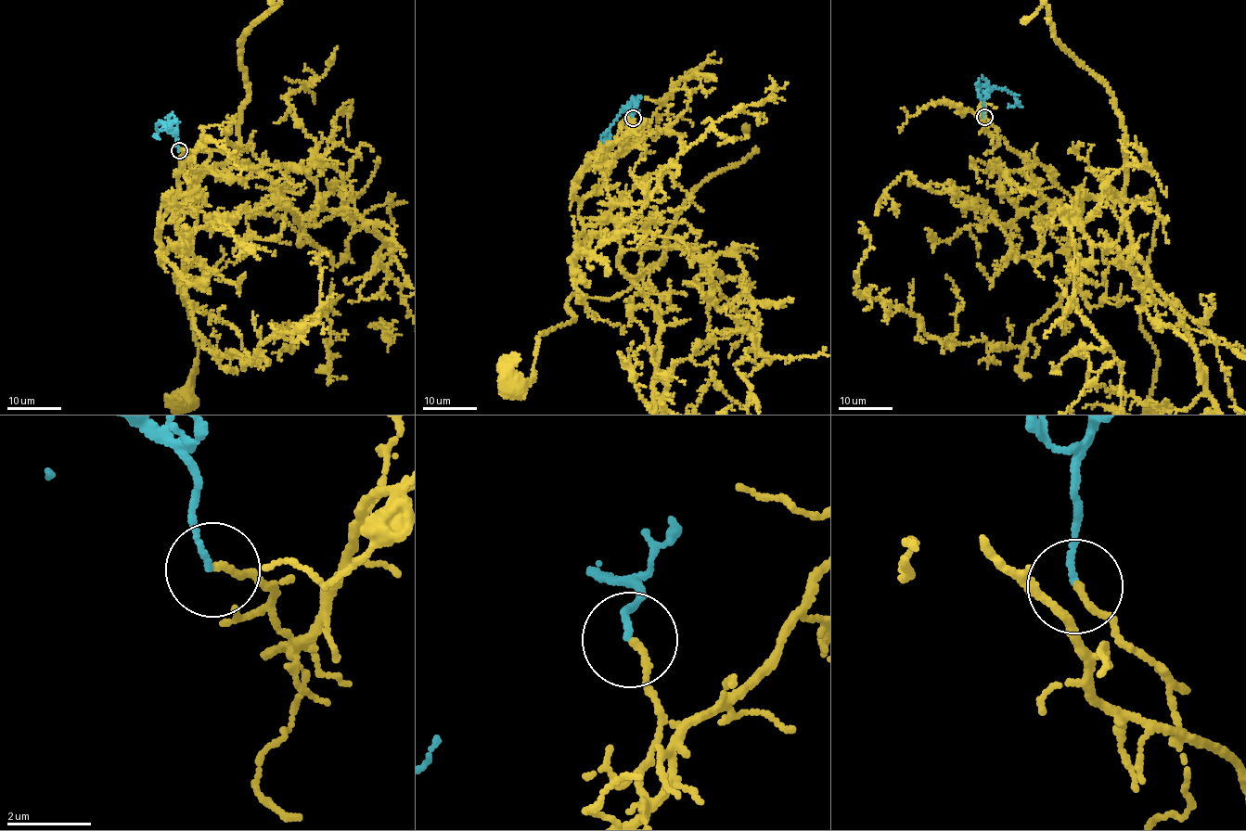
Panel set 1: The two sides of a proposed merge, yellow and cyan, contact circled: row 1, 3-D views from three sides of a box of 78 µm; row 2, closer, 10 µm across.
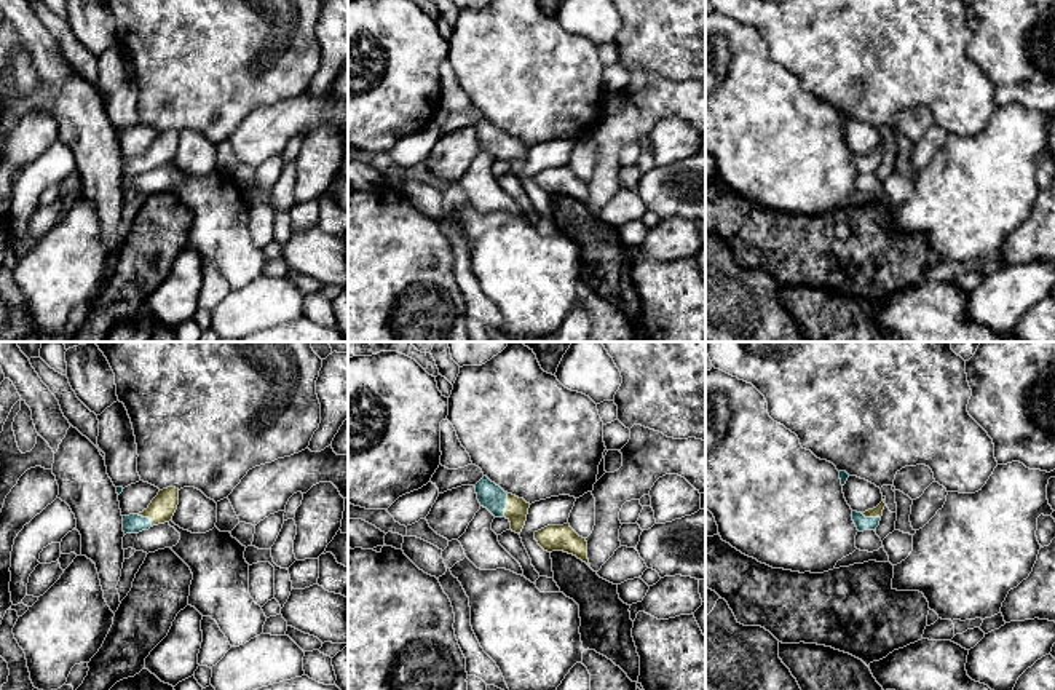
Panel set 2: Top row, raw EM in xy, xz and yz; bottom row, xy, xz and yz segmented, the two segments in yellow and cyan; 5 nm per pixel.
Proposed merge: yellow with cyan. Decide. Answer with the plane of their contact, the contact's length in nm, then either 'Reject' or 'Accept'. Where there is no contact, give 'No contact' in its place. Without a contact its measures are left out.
Touches yellow in xz. Shared border 130 nm. Accept

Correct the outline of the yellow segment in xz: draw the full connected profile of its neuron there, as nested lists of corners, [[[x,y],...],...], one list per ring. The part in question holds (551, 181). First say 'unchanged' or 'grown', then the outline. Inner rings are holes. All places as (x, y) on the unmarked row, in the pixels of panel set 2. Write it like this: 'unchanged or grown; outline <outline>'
unchanged; outline [[[570,166],[547,168],[535,174],[535,182],[547,195],[563,193],[573,196],[591,209],[587,201],[587,184],[579,179]]]

